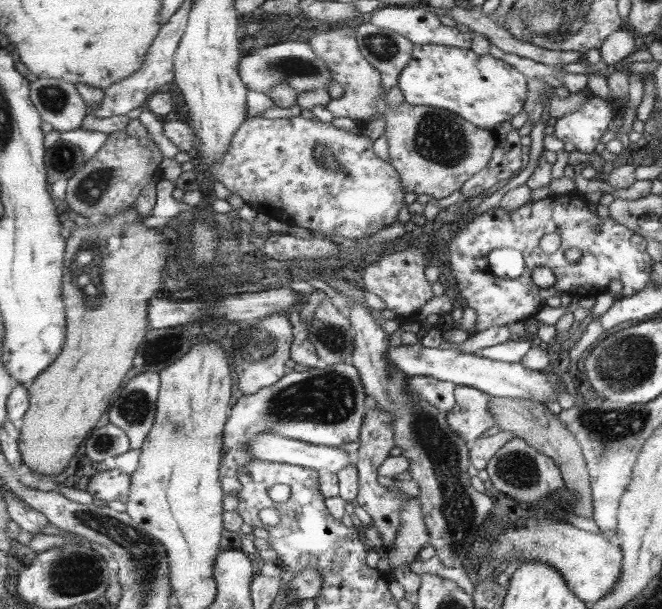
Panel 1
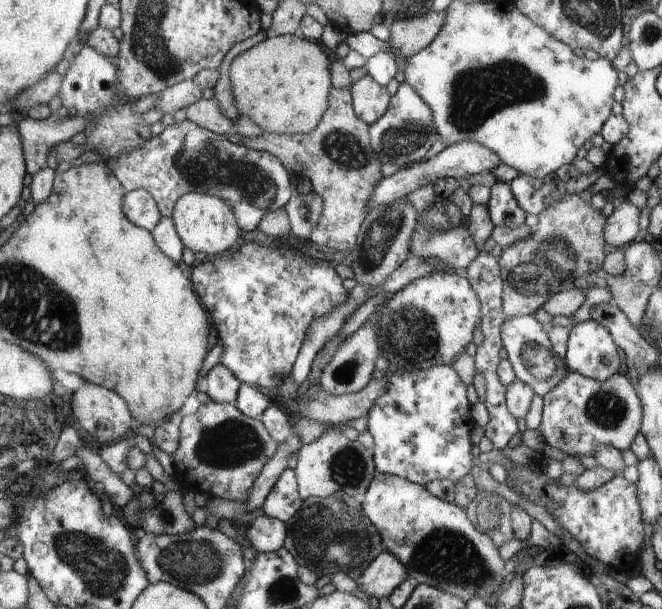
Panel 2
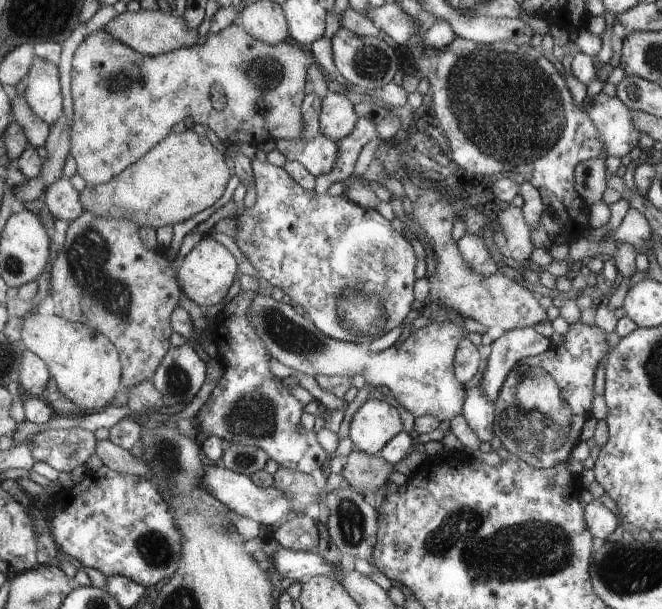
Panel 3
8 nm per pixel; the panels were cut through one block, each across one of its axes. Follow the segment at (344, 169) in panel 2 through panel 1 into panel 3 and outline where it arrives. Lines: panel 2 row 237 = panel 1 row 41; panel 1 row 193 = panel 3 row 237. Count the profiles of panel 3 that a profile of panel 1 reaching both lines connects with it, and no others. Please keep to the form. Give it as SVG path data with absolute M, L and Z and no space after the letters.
M418 187L418 190L420 196L412 204L412 214L404 220L394 218L391 224L397 232L408 230L416 240L423 244L428 243L432 247L432 255L436 255L437 262L434 260L435 265L431 270L428 269L434 273L427 277L431 285L427 301L437 303L436 307L443 305L450 308L460 316L469 317L488 329L498 327L505 332L516 328L534 327L538 322L548 319L547 312L544 312L544 308L536 300L536 295L530 290L506 278L500 272L483 276L467 264L456 240L452 238L454 223L460 216L458 213L454 214L453 204L436 189Z

